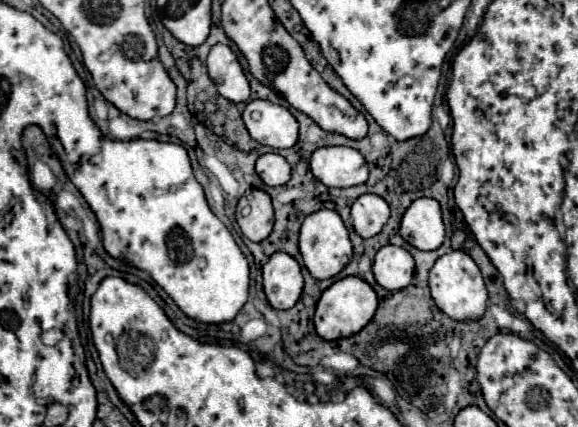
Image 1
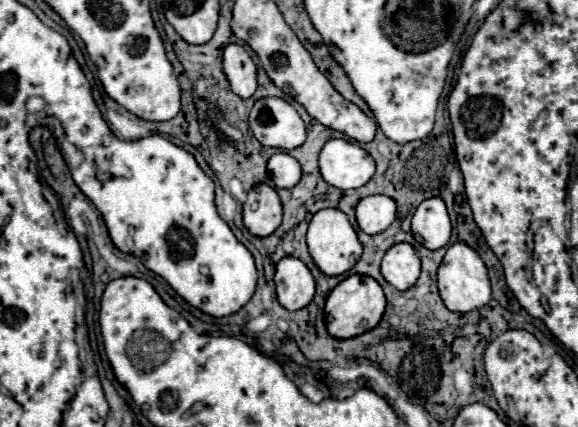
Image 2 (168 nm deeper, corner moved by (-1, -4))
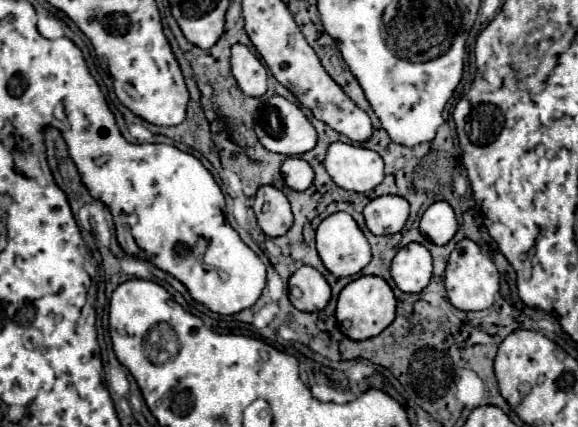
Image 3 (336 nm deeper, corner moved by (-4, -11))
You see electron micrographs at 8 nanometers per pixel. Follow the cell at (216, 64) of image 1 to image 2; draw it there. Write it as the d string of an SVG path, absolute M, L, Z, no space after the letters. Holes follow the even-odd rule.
M229 44L223 52L223 74L229 80L231 92L239 98L251 98L257 84L257 68L247 50L239 44Z

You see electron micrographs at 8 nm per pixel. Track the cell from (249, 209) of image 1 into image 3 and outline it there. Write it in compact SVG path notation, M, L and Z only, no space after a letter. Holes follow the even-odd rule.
M264 185L256 193L254 213L260 229L268 237L286 235L292 227L292 211L286 195L274 185Z

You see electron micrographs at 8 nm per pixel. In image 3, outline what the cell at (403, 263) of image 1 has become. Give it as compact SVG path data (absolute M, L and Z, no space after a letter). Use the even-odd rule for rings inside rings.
M408 243L392 261L392 279L404 293L420 293L432 277L432 255L420 243Z

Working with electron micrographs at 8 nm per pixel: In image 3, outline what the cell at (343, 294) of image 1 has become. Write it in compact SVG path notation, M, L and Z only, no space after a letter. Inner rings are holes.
M366 275L358 277L352 283L348 283L338 297L338 307L336 307L336 317L340 323L340 329L344 335L350 339L370 339L380 335L396 317L396 297L390 289L390 285L376 275Z

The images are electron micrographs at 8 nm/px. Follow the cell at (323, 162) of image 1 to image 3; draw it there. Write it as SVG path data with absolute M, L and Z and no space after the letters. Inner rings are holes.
M336 141L328 147L324 167L334 183L346 191L372 191L384 179L382 157L366 147Z

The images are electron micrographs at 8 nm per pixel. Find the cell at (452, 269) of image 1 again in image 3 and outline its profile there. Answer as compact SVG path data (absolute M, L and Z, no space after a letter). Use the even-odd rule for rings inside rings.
M462 239L450 253L446 265L446 291L452 305L460 311L482 311L494 303L494 295L500 289L500 273L488 255L472 239Z

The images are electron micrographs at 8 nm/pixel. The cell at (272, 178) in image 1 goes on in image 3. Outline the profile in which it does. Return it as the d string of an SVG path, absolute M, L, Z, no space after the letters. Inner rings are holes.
M288 157L282 165L284 181L294 191L306 191L314 181L314 171L308 161L300 157Z

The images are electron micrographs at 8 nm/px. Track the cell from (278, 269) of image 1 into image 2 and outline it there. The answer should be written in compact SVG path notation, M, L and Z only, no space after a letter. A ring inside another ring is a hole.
M291 256L281 258L275 266L273 282L275 282L277 300L287 310L305 308L315 294L313 276L299 258L291 258Z

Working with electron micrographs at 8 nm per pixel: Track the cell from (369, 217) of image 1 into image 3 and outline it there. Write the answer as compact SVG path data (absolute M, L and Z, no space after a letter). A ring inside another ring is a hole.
M382 195L372 199L364 207L366 227L374 235L398 233L406 225L408 215L410 215L410 205L400 195Z

